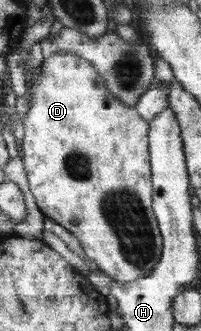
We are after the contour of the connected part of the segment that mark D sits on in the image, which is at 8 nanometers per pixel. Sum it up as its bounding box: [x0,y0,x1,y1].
[21,53,163,282]

